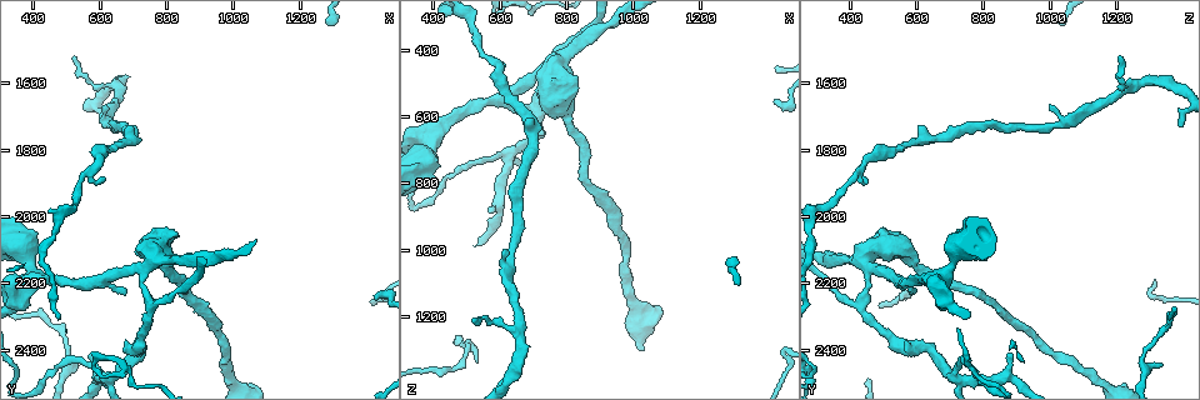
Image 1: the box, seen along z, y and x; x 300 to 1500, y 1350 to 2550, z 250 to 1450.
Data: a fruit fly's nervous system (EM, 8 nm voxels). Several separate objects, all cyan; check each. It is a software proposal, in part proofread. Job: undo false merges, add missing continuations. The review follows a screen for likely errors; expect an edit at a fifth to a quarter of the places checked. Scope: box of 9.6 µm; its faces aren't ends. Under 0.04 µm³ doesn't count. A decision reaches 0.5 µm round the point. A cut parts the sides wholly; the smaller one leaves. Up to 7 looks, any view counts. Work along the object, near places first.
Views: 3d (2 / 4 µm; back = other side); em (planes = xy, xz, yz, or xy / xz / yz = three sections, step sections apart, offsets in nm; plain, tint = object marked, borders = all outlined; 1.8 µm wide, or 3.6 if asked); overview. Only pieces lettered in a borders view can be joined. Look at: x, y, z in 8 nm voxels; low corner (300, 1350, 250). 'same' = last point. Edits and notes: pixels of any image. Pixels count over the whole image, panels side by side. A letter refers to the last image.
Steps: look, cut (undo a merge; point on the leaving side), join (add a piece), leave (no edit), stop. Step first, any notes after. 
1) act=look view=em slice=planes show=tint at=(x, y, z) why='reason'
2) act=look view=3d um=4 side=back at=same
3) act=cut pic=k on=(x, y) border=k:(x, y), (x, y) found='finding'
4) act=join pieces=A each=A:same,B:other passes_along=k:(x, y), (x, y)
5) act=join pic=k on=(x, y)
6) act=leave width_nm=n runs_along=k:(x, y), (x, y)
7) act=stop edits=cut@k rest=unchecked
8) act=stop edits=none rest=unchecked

act=look view=3d um=4 at=(520, 1530, 1210) why='thin end'

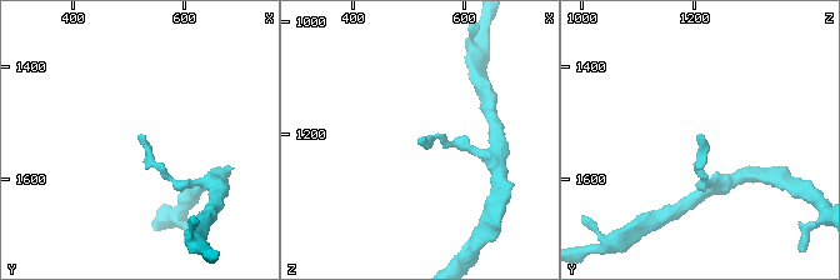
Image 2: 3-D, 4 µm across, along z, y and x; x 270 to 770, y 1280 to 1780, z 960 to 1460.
act=look view=em slice=planes show=borders at=(520, 1525, 1205) why='now the EM'

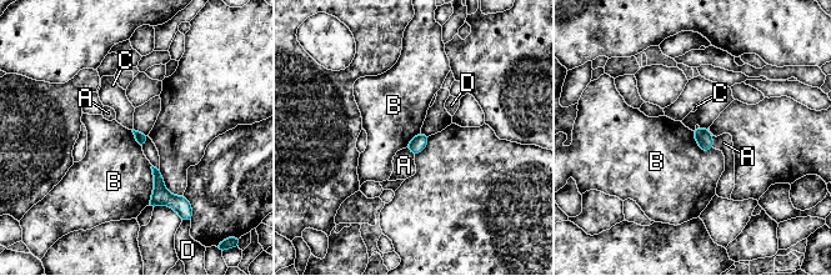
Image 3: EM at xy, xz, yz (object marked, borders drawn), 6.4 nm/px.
act=leave each=A:other,B:other,C:other,D:other border=3:(151, 165), (153, 195), (146, 205) found='none of them fits'

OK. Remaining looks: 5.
act=look view=3d um=4 at=(400, 2180, 680) why='calibre changes'

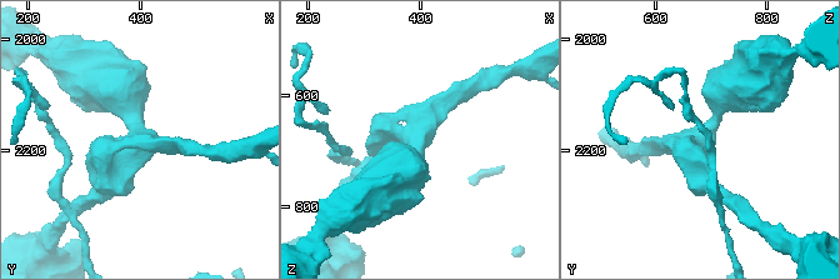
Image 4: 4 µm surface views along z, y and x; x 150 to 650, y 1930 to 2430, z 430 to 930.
act=look view=em slice=xz step=16 show=tint at=(395, 2180, 675) arms=4 why='need the tissue'

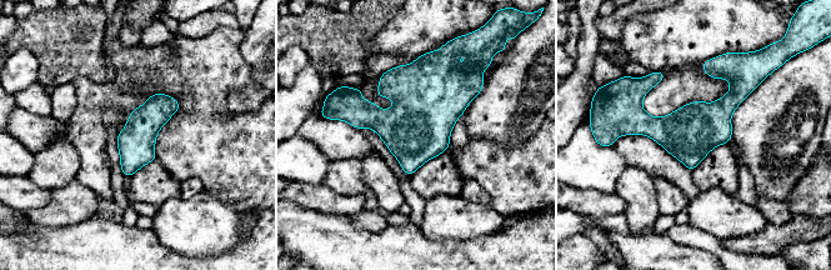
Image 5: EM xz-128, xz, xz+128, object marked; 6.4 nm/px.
act=look view=em slice=planes show=borders at=same

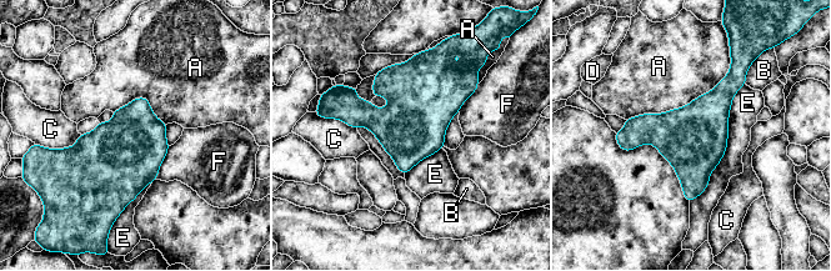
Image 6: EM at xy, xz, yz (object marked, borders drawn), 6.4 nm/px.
act=leave each=A:other,B:other,C:other,D:other,E:other,F:other found='one neuron here'

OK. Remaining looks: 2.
act=look view=em slice=planes show=borders at=(620, 1890, 440) why='branch stops here'

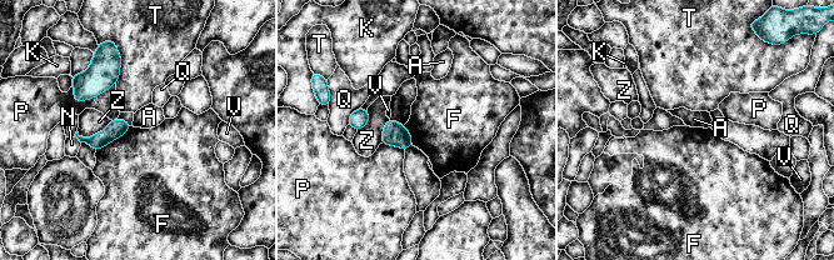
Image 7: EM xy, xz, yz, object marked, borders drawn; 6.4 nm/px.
act=leave width_nm=110 each=A:other,F:other,K:other,N:other,P:other,Q:other,T:other,V:other,Z:other border=7:(131, 125), (120, 136), (96, 150) found='no lettered piece goes on from it'

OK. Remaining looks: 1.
act=stop edits=none rest=unchecked

